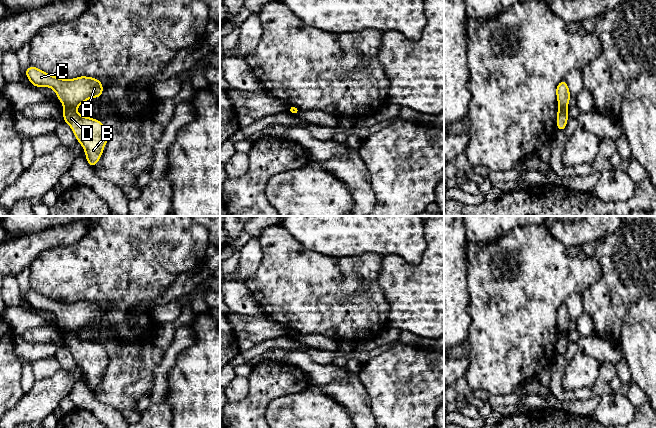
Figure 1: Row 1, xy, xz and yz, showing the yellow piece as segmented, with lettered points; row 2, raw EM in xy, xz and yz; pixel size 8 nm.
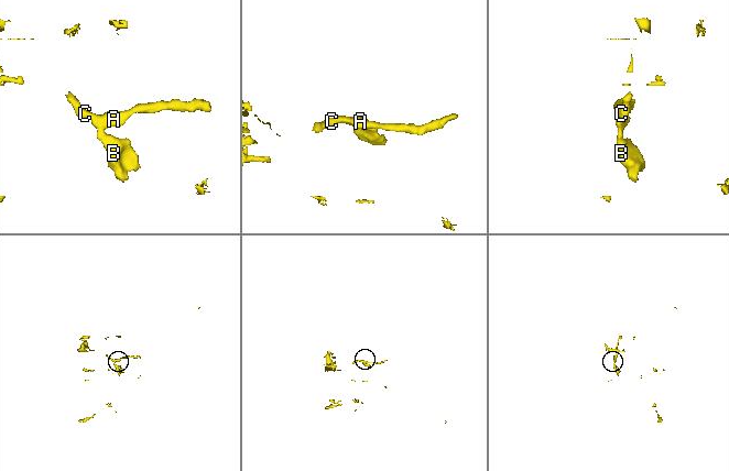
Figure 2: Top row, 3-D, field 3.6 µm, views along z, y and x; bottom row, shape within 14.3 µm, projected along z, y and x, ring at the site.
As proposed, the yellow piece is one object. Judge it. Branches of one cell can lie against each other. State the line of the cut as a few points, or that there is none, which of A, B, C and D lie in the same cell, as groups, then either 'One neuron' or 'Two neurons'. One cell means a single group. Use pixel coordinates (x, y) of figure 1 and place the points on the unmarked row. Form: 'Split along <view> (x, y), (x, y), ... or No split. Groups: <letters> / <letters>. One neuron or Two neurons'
Split along xy (64, 330), (75, 332). Groups: A C / B D. Two neurons

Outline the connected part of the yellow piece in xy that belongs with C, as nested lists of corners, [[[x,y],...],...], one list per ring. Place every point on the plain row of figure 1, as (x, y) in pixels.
[[[30,289],[25,295],[26,301],[34,311],[51,311],[60,326],[76,332],[91,322],[103,318],[103,308],[93,301],[79,300],[75,303],[61,303]]]

